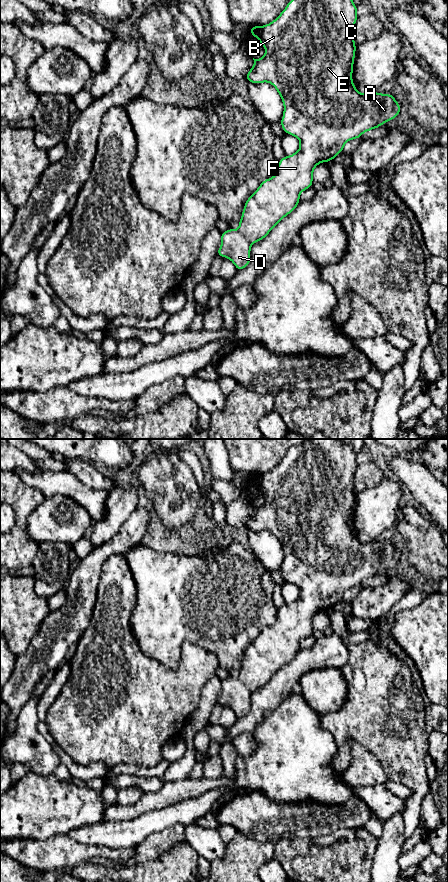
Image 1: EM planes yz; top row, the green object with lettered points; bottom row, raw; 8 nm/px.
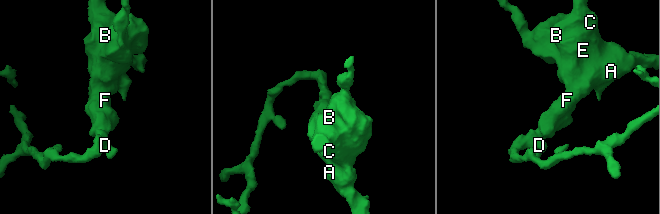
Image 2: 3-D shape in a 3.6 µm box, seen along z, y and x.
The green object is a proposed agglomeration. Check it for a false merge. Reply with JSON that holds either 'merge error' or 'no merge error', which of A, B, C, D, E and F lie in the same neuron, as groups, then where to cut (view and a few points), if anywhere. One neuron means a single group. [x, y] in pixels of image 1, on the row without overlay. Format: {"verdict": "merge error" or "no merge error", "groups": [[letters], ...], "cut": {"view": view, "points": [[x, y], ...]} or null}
{"verdict": "no merge error", "groups": [["A", "B", "C", "D", "E", "F"]], "cut": null}

